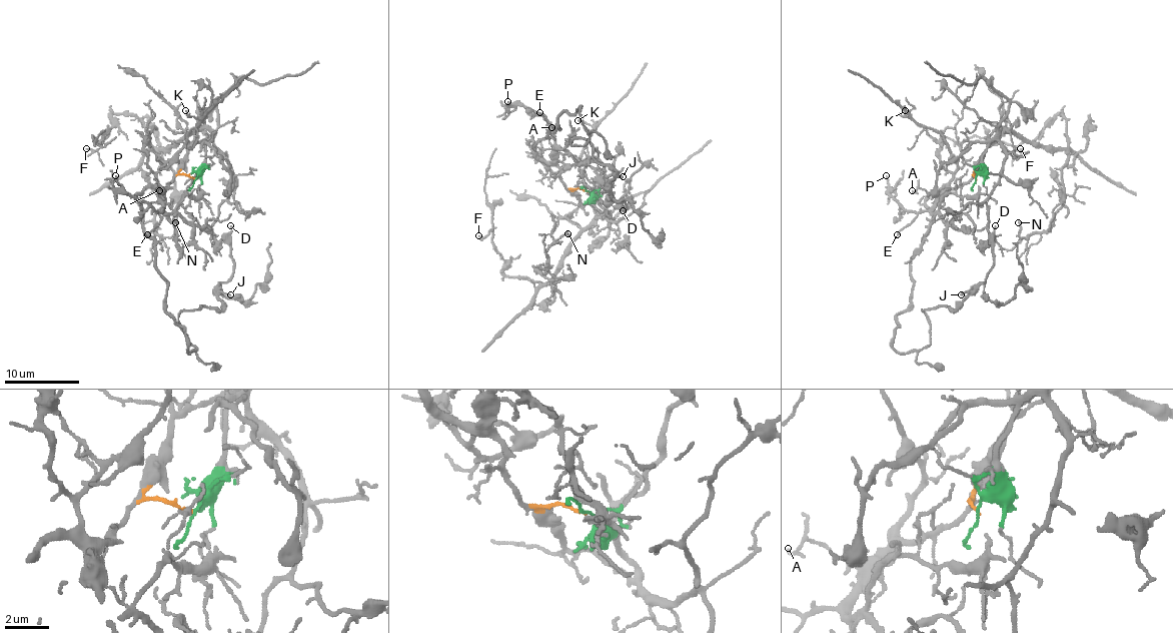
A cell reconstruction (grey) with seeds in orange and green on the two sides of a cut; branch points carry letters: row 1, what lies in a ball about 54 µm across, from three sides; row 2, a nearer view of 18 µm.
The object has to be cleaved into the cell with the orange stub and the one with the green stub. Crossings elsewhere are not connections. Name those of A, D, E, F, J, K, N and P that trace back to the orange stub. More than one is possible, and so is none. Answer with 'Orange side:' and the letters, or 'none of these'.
Orange side: A, D, E, J, K, P

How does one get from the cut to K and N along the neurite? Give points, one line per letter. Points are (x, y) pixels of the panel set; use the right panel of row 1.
K: (975, 179), (973, 175), (955, 188), (949, 184), (956, 169), (943, 138), (914, 121), (904, 110)
N: (975, 179), (999, 128), (1064, 152), (1062, 205), (1053, 223), (1027, 236), (1018, 232), (1018, 221)

